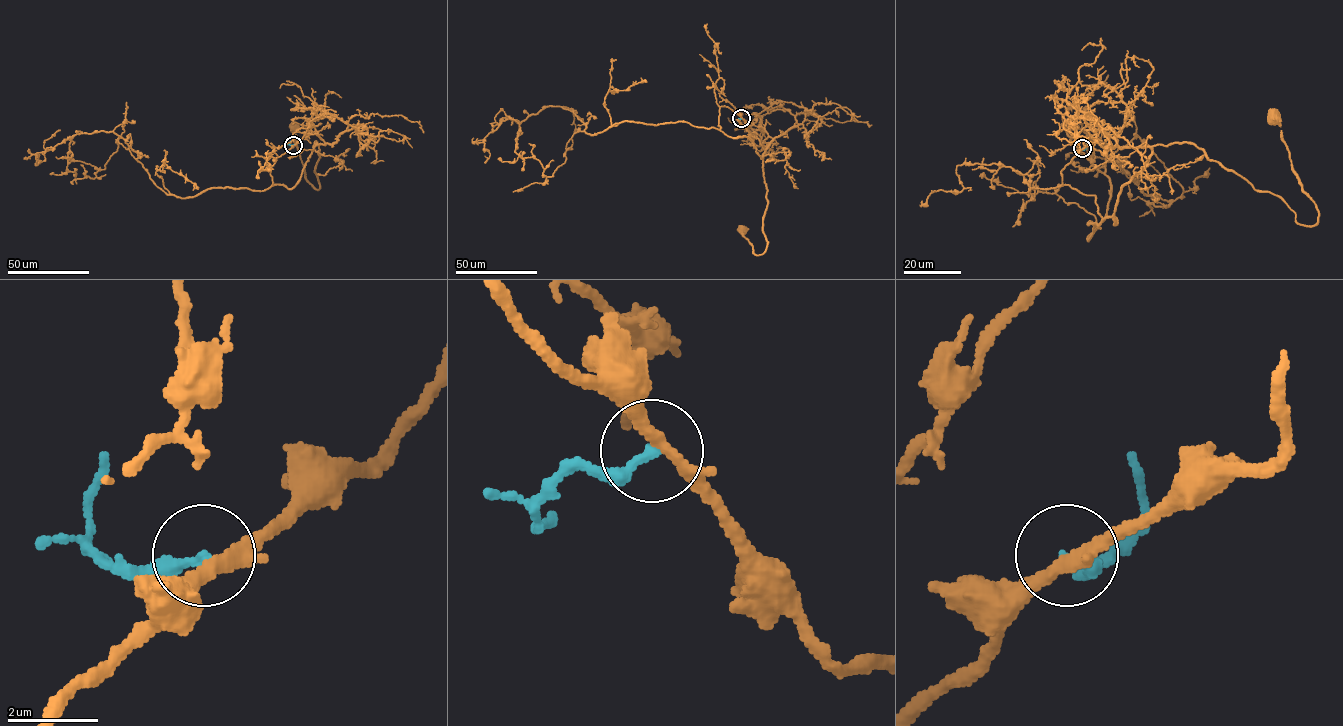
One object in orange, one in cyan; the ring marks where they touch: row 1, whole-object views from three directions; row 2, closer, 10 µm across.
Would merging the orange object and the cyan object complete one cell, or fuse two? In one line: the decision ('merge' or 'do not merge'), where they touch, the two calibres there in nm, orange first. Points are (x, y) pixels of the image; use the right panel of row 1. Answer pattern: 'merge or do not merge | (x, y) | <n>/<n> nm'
do not merge | (1082, 148) | 280/240 nm

